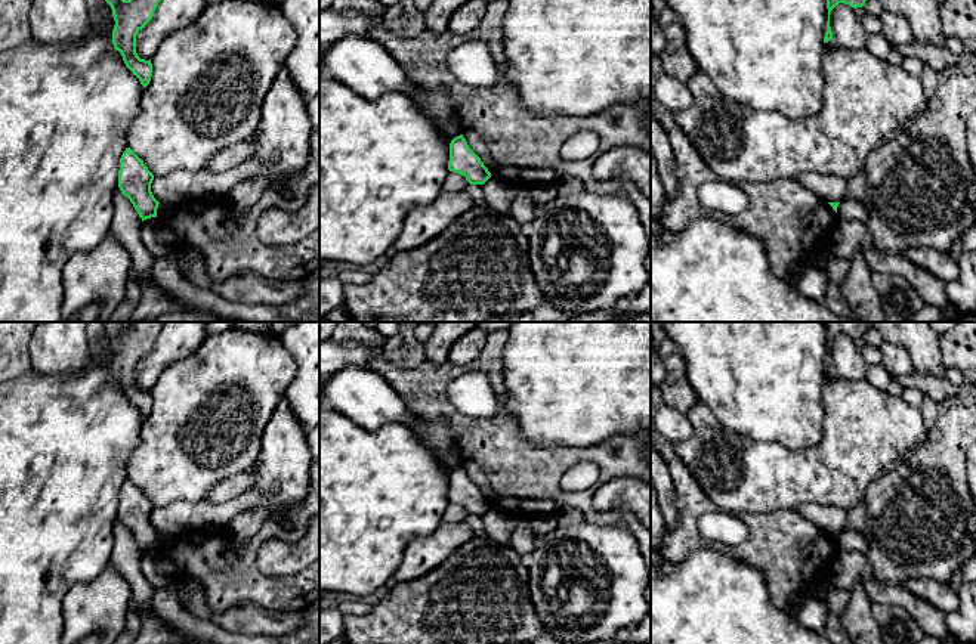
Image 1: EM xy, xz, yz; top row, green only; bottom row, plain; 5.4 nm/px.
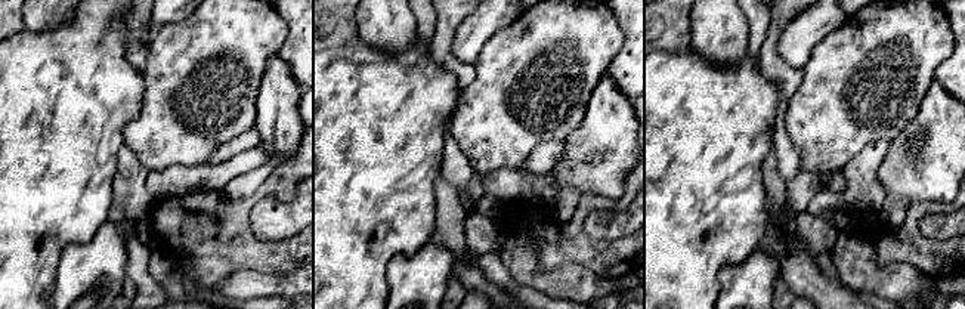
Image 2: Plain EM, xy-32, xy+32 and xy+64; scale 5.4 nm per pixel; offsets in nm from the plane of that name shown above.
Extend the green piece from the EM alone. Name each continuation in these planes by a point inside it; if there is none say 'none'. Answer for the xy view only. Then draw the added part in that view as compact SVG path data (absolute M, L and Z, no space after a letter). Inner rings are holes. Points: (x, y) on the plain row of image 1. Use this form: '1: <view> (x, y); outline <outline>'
none

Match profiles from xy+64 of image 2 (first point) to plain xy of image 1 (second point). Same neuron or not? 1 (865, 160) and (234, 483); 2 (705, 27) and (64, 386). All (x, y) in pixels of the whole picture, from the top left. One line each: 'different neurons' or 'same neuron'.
1: same neuron
2: different neurons

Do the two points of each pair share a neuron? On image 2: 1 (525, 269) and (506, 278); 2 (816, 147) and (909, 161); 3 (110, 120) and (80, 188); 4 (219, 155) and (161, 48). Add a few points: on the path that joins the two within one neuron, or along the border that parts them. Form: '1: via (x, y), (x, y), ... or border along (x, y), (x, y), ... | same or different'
1: border along (498, 252), (509, 274), (517, 283), (541, 291) | different
2: border along (914, 117), (888, 141) | different
3: via (93, 136), (80, 150), (80, 172) | same
4: border along (247, 130), (223, 142), (206, 161) | different

